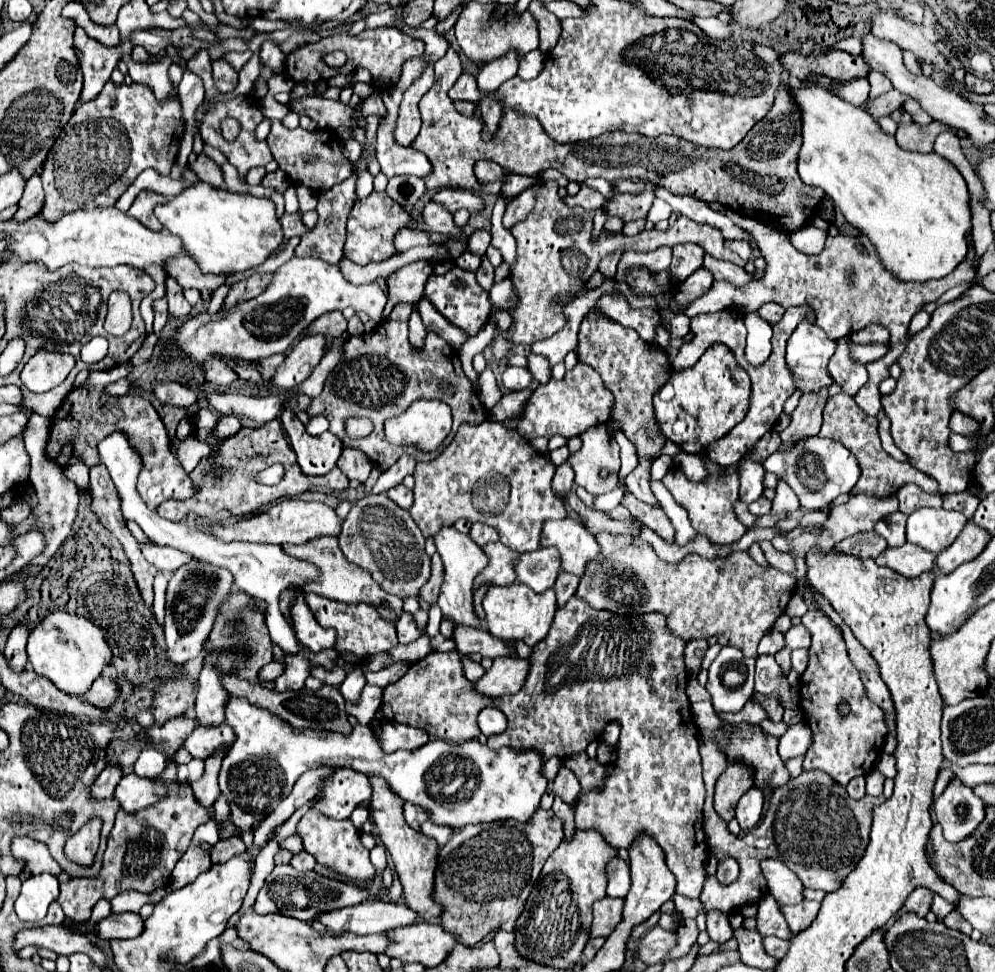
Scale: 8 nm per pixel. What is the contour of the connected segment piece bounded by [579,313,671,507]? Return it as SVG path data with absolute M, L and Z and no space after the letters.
M593 313L589 319L583 319L581 329L579 329L579 359L585 365L593 367L603 377L607 389L615 395L611 417L623 425L623 433L637 447L639 467L625 477L625 485L637 499L645 501L647 505L661 507L657 497L649 489L647 477L651 471L649 455L661 451L665 445L665 439L655 423L651 399L653 399L653 393L659 391L671 375L671 365L669 365L666 350L657 345L654 345L652 349L652 345L645 343L633 329L627 329L603 315L599 317Z

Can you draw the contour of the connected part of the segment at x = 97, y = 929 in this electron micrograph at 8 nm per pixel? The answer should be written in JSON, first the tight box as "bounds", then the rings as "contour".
{"bounds":[65,913,143,941],"contour":[[[119,913],[119,915],[109,915],[101,919],[97,925],[91,925],[89,921],[85,923],[75,923],[75,925],[65,925],[67,929],[73,929],[81,935],[95,933],[101,941],[111,941],[111,939],[131,939],[139,937],[143,933],[143,919],[137,913]]]}

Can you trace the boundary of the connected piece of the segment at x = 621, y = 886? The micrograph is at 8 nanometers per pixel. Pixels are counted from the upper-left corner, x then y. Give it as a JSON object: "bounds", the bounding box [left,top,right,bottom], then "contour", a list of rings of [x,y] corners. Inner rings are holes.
{"bounds":[607,857,629,899],"contour":[[[621,857],[609,863],[609,885],[607,885],[607,895],[609,897],[619,897],[623,899],[629,891],[629,867]]]}

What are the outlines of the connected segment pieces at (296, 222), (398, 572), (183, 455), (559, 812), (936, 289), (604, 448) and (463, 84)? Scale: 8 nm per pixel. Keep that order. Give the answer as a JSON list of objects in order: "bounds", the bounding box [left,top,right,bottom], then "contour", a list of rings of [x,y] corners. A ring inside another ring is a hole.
[{"bounds":[280,211,309,239],"contour":[[[300,211],[295,214],[284,213],[284,215],[280,219],[280,223],[283,227],[285,239],[289,239],[293,236],[302,237],[309,231],[309,229],[304,226],[301,221]]]},{"bounds":[339,493,431,597],"contour":[[[385,493],[367,495],[353,503],[339,533],[339,549],[347,561],[367,569],[375,583],[397,597],[417,597],[431,575],[431,561],[425,553],[425,537],[409,511],[395,505]]]},{"bounds":[171,437,215,473],"contour":[[[189,437],[187,441],[177,441],[177,439],[173,439],[173,441],[171,441],[171,449],[173,449],[173,453],[181,459],[183,469],[185,469],[187,473],[191,473],[191,471],[199,465],[201,459],[209,459],[211,453],[215,451],[211,445],[201,443],[201,441],[197,441],[195,437]]]},{"bounds":[553,797,575,839],"contour":[[[555,797],[555,803],[553,803],[553,811],[557,817],[561,817],[565,821],[565,839],[571,839],[573,837],[573,831],[575,831],[575,825],[573,825],[573,811],[571,807],[561,801],[559,797]]]},{"bounds":[683,203,975,417],"contour":[[[709,203],[709,207],[719,213],[725,213],[737,227],[741,227],[743,231],[747,231],[751,235],[751,239],[755,241],[757,249],[761,251],[761,255],[767,263],[767,269],[765,269],[765,277],[761,281],[753,281],[751,285],[747,285],[747,289],[735,289],[735,285],[715,281],[711,285],[711,289],[705,295],[701,295],[699,299],[695,299],[683,313],[689,317],[703,315],[703,313],[717,313],[721,309],[755,313],[759,309],[759,305],[769,303],[769,301],[781,305],[783,309],[809,303],[815,309],[817,325],[833,341],[853,335],[855,331],[861,331],[863,325],[869,325],[869,323],[887,327],[893,349],[890,349],[889,353],[879,361],[866,365],[869,381],[855,395],[857,405],[871,417],[877,417],[877,413],[881,411],[879,383],[885,377],[889,377],[889,365],[897,361],[897,357],[900,357],[909,341],[907,327],[909,327],[911,317],[917,311],[921,311],[921,307],[925,303],[937,301],[947,289],[961,285],[961,283],[969,283],[975,277],[975,269],[971,267],[971,261],[975,257],[973,247],[971,247],[971,253],[967,255],[967,259],[961,265],[957,265],[957,269],[953,273],[949,273],[947,277],[937,279],[937,281],[927,281],[927,283],[901,283],[889,271],[885,271],[883,265],[879,265],[879,257],[877,257],[875,249],[869,245],[867,237],[861,237],[861,235],[849,237],[849,235],[839,233],[837,237],[827,237],[825,249],[819,255],[805,255],[791,245],[789,235],[785,235],[783,231],[777,231],[777,229],[773,229],[761,221],[755,221],[751,217],[743,217],[741,213],[727,211],[719,203]],[[847,273],[855,275],[853,285],[847,285],[847,281],[845,281]]]},{"bounds":[568,425,620,496],"contour":[[[605,425],[587,429],[581,439],[581,451],[573,453],[568,459],[575,473],[576,485],[584,487],[594,496],[617,489],[620,467],[620,448],[617,441],[607,433]],[[603,469],[607,469],[609,474],[605,481],[599,481],[597,473]]]},{"bounds":[448,73,487,103],"contour":[[[463,73],[459,79],[457,79],[454,86],[448,92],[449,97],[453,101],[471,101],[471,103],[479,103],[481,99],[487,97],[487,93],[479,91],[477,89],[477,83],[475,83],[475,77],[469,75],[469,73]]]}]

